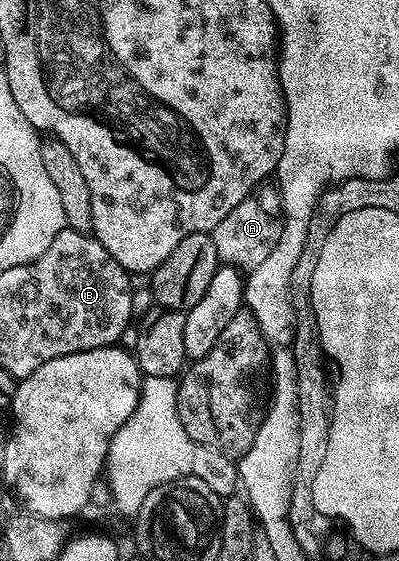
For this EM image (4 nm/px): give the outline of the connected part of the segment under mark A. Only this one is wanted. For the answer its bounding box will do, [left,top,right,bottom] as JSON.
[212,183,283,271]

